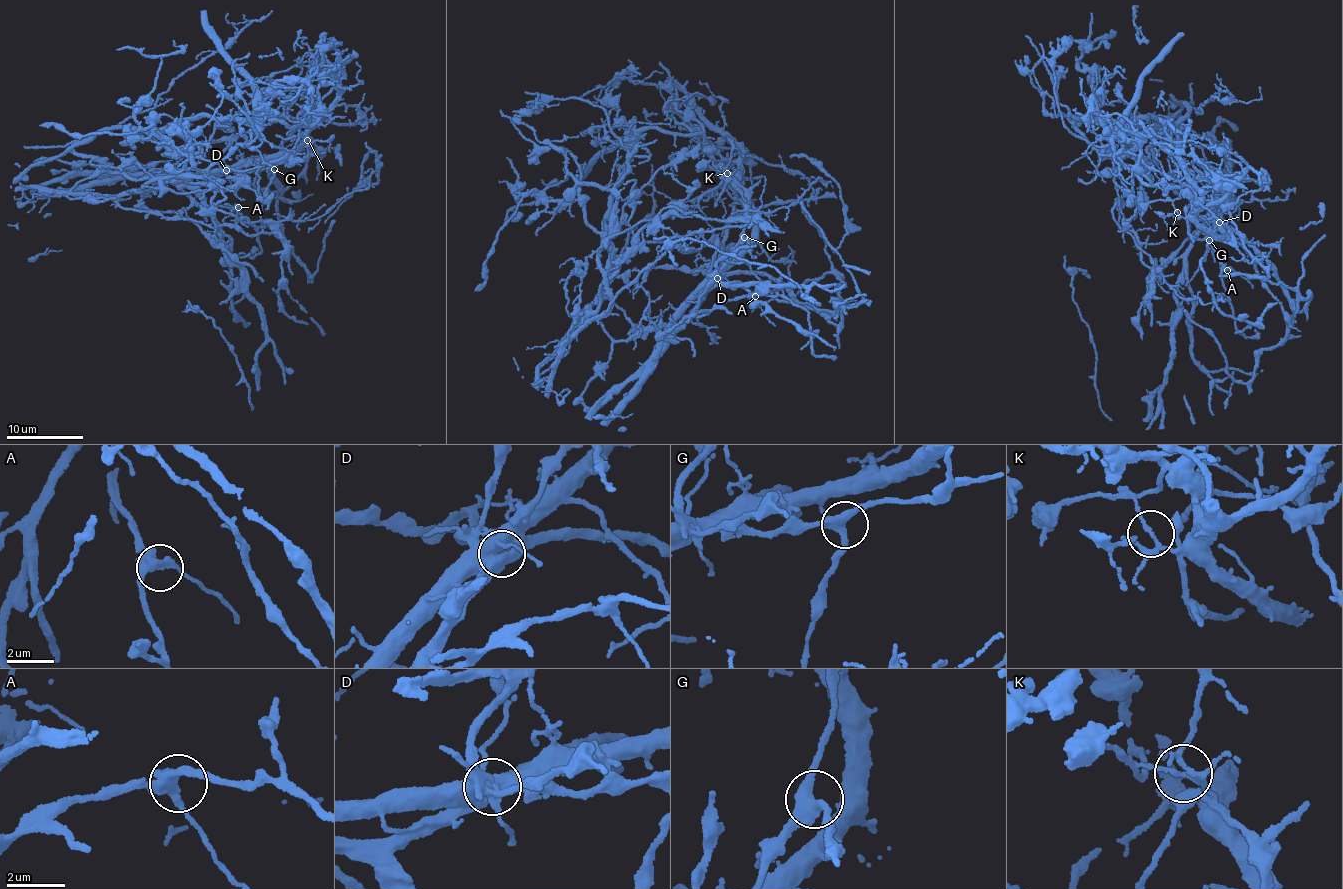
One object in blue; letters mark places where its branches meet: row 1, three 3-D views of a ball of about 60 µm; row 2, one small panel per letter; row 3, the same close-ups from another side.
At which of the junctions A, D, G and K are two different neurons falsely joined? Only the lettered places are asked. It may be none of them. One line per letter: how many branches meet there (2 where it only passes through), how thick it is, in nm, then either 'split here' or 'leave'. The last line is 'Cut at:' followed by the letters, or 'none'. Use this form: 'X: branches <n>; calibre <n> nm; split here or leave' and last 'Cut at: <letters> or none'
A: branches 3; calibre 360 nm; leave
D: branches 4; calibre 550 nm; split here
G: branches 3; calibre 360 nm; leave
K: branches 3; calibre 130 nm; split here
Cut at: D, K

